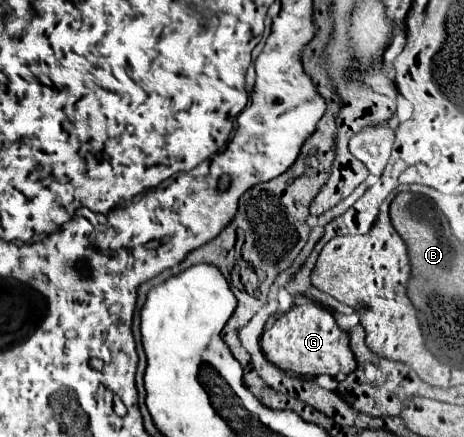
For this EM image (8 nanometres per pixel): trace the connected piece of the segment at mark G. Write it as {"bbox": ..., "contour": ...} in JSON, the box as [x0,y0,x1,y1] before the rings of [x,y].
{"bbox":[260,303,358,377],"contour":[[[314,303],[298,305],[288,313],[280,315],[276,323],[264,331],[260,339],[260,347],[264,357],[274,367],[278,367],[280,371],[290,371],[294,375],[336,377],[338,373],[348,375],[358,367],[354,353],[350,349],[348,333],[336,325],[336,319],[328,309],[322,309]]]}

